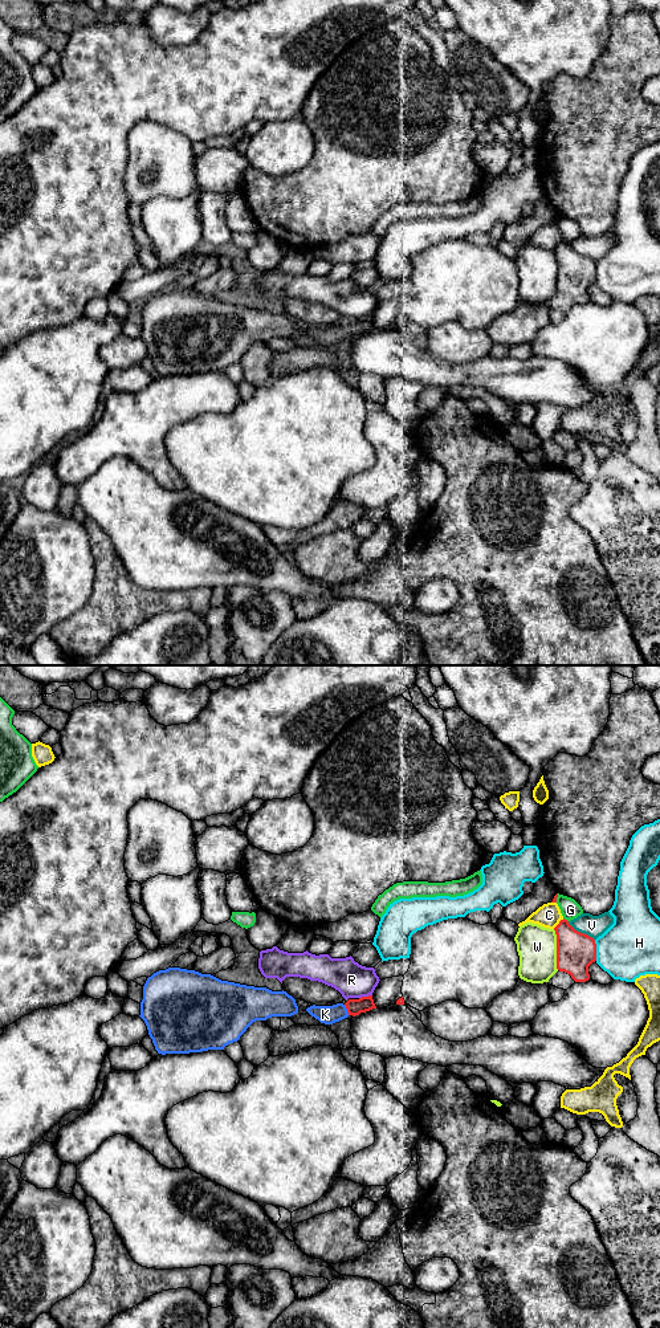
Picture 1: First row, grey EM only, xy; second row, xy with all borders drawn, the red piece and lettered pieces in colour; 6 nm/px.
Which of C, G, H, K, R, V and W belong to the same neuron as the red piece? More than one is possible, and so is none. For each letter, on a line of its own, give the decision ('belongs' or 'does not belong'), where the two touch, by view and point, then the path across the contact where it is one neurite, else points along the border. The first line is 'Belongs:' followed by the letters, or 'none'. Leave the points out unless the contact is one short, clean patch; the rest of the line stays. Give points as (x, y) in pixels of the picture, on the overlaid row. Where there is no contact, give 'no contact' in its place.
Belongs: K
C: does not belong; contact xy (559, 923)
G: does not belong; contact xy (566, 920)
H: does not belong; contact xy (595, 950)
K: belongs; contact xy (347, 1010); way xy (354, 1007), (347, 1010), (325, 1014)
R: does not belong; contact xy (365, 997)
V: does not belong; contact xy (579, 932); border xy (567, 921), (594, 940)
W: does not belong; contact xy (557, 949)

